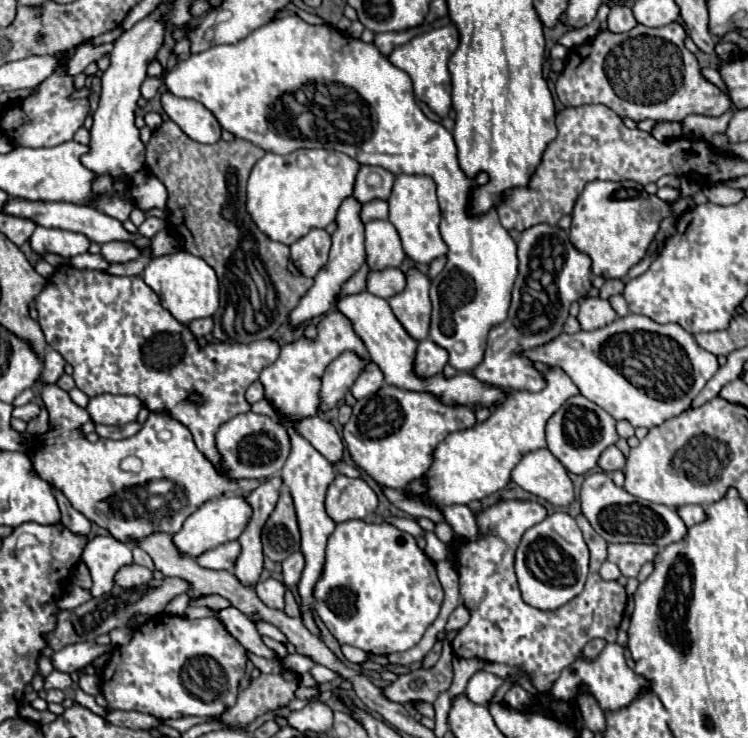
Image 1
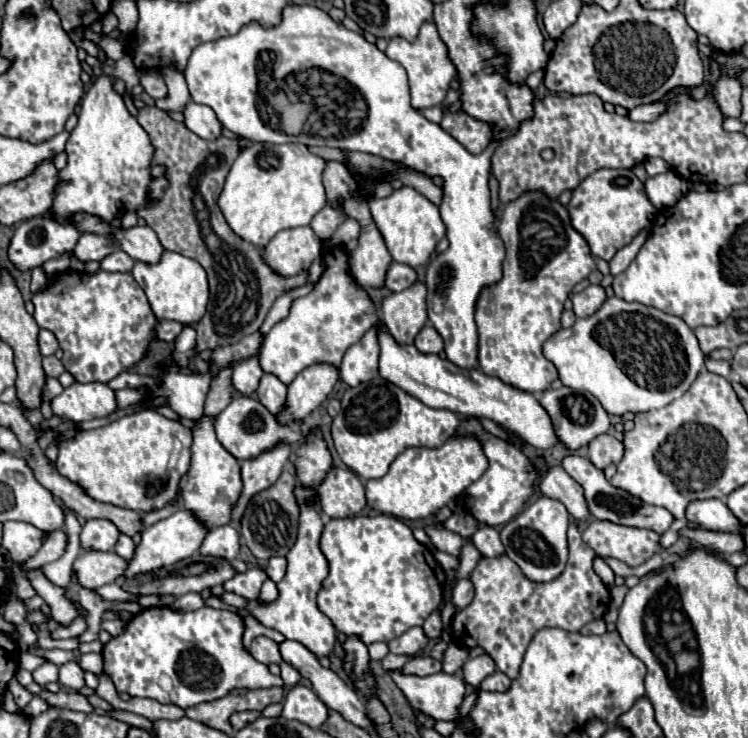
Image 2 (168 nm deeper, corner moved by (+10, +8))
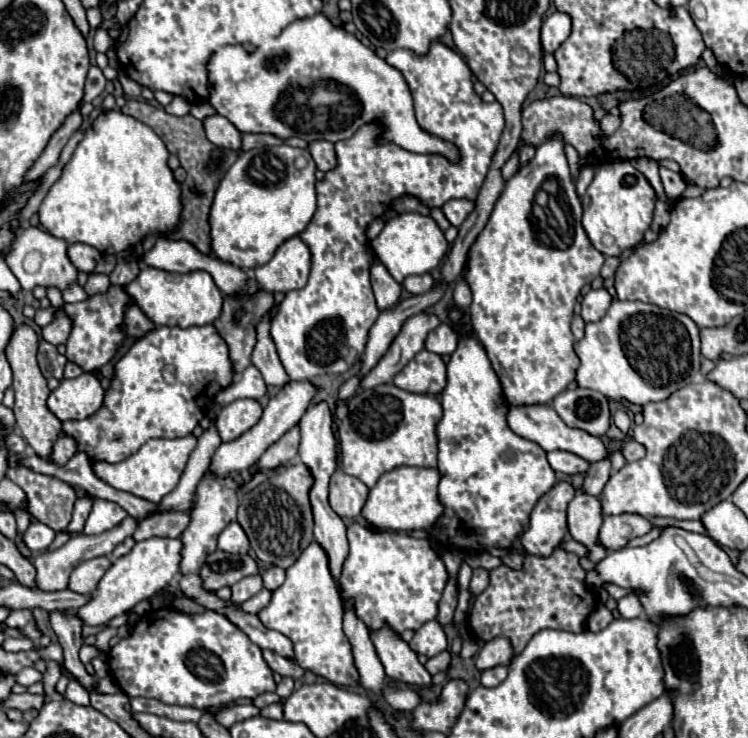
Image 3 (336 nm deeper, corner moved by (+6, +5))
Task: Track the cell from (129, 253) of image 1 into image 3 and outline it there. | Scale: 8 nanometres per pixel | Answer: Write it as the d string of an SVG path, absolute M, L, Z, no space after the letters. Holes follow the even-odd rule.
M73 243L67 253L69 253L69 259L73 261L73 265L83 273L91 273L95 269L97 261L101 259L101 253L95 247L89 247L85 243Z

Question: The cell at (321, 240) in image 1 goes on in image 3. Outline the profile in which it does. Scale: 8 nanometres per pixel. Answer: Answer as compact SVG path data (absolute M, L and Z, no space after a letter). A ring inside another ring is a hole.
M295 235L285 243L281 243L267 263L255 267L255 279L263 289L271 293L275 291L287 293L305 287L309 271L311 271L311 251L303 243L303 239Z

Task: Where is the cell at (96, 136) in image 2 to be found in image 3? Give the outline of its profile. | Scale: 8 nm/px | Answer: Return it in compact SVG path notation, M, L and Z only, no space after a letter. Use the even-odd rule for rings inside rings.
M119 107L101 111L85 129L83 139L79 141L69 163L63 167L61 177L45 195L39 207L41 225L59 239L67 239L69 243L87 243L99 249L103 255L117 255L151 233L173 231L181 215L181 189L175 183L171 169L167 167L167 157L169 151L165 143L151 127L143 125L131 115L125 115Z

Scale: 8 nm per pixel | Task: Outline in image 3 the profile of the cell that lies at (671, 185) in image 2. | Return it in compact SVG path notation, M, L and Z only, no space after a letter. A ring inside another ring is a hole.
M665 167L659 169L659 175L661 175L661 183L663 183L663 189L665 189L665 195L667 195L667 203L671 205L675 199L679 199L687 187L687 181L683 179L681 173L673 173Z

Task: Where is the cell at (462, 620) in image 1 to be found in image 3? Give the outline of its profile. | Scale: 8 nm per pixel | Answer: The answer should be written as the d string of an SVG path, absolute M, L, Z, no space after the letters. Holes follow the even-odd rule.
M475 569L473 571L473 577L471 577L471 583L469 583L469 591L473 597L477 597L481 591L485 591L489 583L489 571L485 569Z

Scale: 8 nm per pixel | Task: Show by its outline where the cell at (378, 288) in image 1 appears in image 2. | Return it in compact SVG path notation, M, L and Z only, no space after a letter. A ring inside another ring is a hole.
M391 264L389 266L385 286L391 292L401 292L401 290L409 288L415 282L417 282L417 272L413 268L409 268L407 264Z

